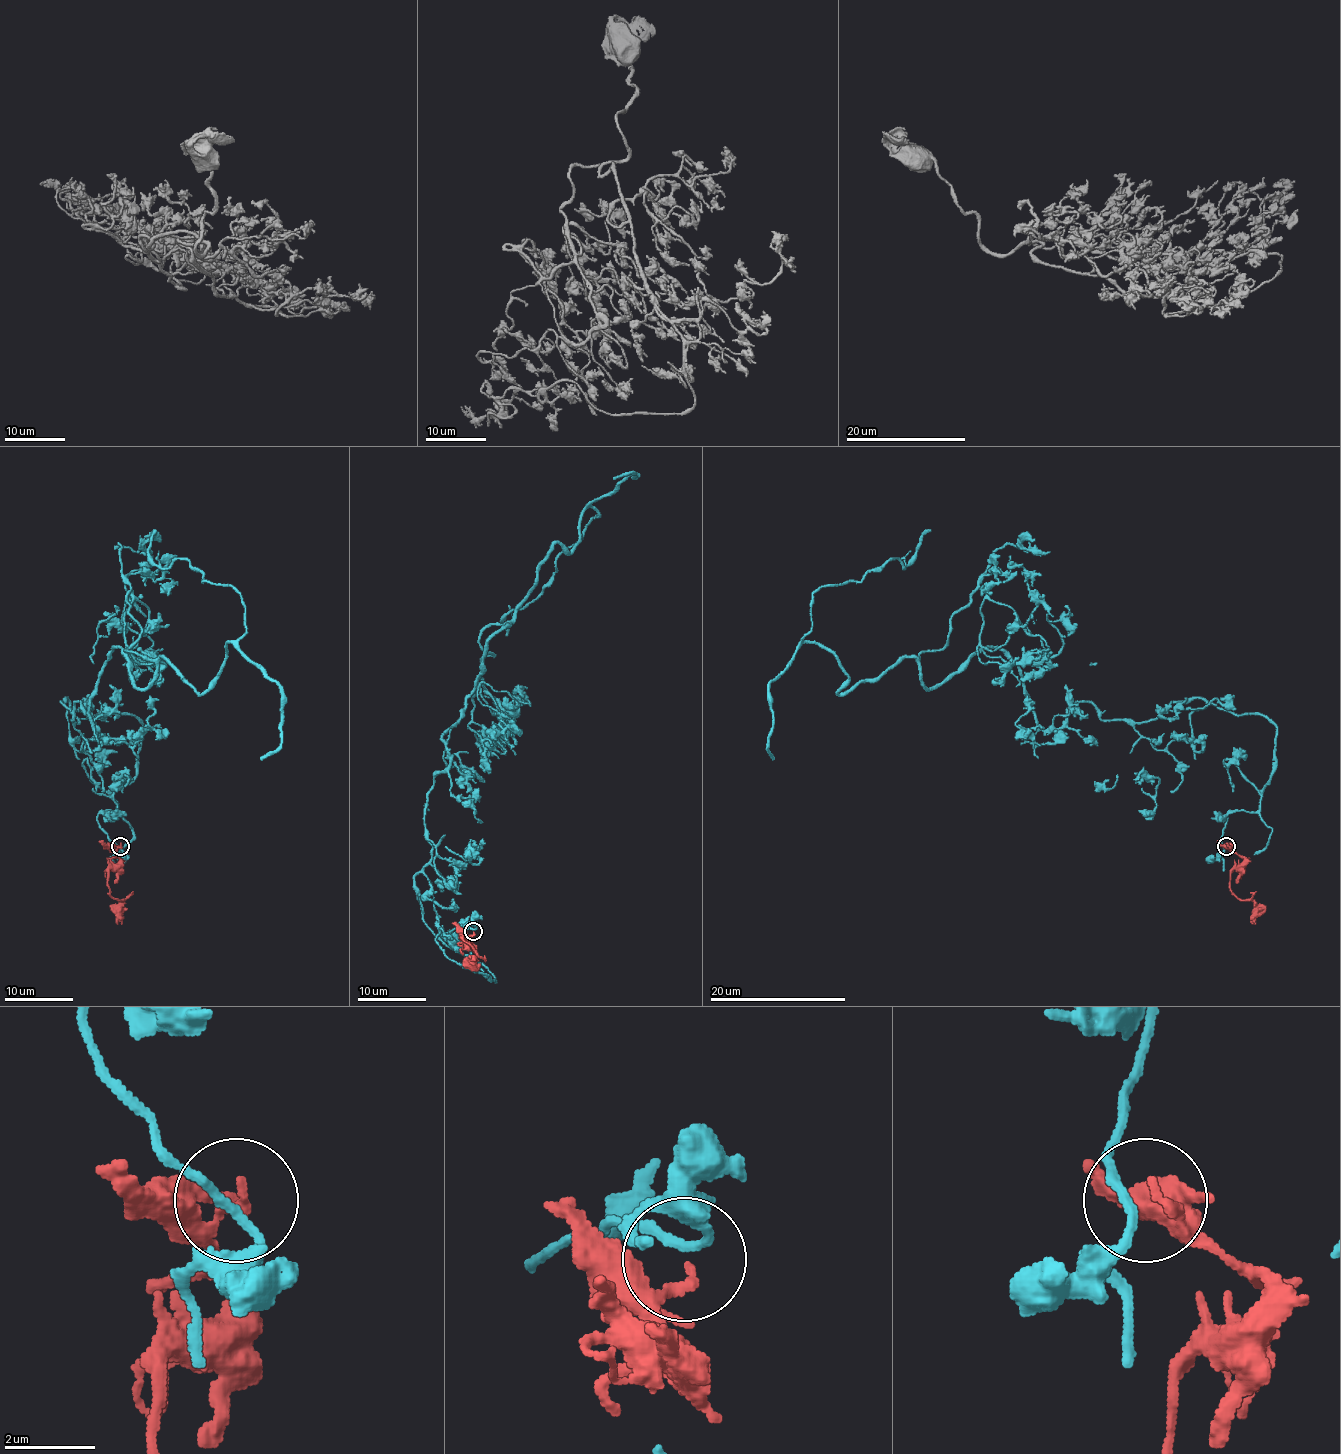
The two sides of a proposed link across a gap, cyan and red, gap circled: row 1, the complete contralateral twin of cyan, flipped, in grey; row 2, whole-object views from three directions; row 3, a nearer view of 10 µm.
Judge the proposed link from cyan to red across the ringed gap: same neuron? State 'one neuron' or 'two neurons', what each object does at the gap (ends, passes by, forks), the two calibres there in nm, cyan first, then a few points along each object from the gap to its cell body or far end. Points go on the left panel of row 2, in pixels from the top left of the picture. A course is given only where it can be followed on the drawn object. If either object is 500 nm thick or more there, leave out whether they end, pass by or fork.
one neuron; cyan passes by; red ends; calibres 190 and 240 nm; course cyan (120, 846), (97, 816), (142, 727), (62, 703), (96, 727), (118, 647), (202, 695), (246, 631), (154, 529); course red (120, 845), (116, 850), (118, 860), (108, 874), (108, 887), (113, 898), (123, 901), (121, 918), (116, 923)

